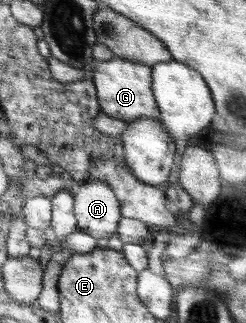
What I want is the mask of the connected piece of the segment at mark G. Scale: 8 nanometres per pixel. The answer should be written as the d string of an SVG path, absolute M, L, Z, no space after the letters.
M113 57L109 61L97 62L91 80L95 84L102 113L127 123L137 118L153 118L161 121L161 112L151 89L152 67L150 65Z

